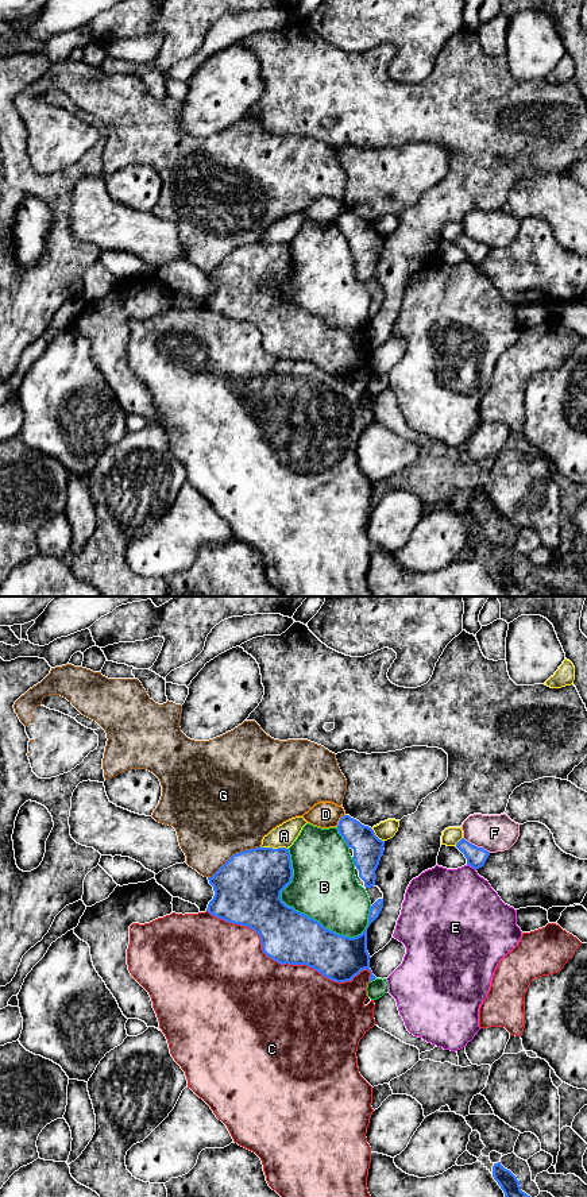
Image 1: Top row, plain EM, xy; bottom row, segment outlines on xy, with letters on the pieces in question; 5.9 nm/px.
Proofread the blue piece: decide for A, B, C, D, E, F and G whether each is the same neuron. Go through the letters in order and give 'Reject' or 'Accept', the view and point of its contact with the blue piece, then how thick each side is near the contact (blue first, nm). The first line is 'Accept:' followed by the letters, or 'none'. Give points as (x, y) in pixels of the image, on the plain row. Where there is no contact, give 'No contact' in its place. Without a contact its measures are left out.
Accept: none
A: Reject. Touches blue at xy (274, 244). Thickness 380 nm (blue) against 140 nm
B: Reject. Touches blue at xy (293, 304). Thickness 340 nm (blue) against 400 nm
C: Reject. Touches blue at xy (286, 358). Thickness 320 nm (blue) against 480 nm
D: Reject. Touches blue at xy (339, 216). Thickness 180 nm (blue) against 160 nm
E: Reject. Touches blue at xy (471, 261). Thickness 120 nm (blue) against 440 nm
F: Reject. Touches blue at xy (477, 242). Thickness 120 nm (blue) against 220 nm
G: Reject. Touches blue at xy (234, 250). Thickness 400 nm (blue) against 500 nm

